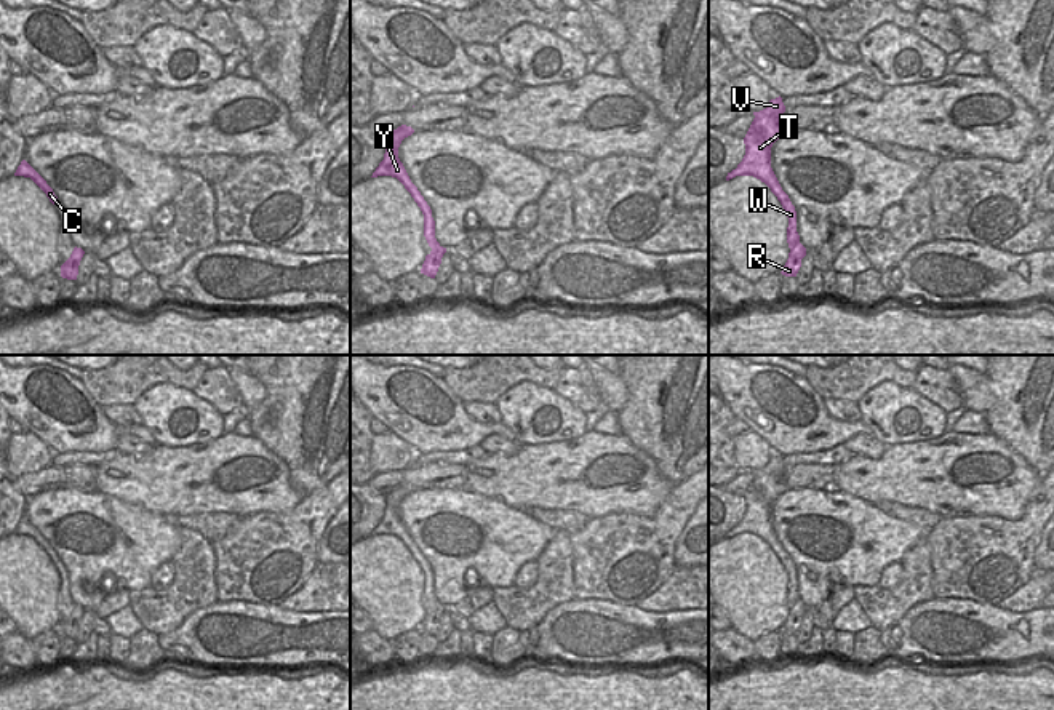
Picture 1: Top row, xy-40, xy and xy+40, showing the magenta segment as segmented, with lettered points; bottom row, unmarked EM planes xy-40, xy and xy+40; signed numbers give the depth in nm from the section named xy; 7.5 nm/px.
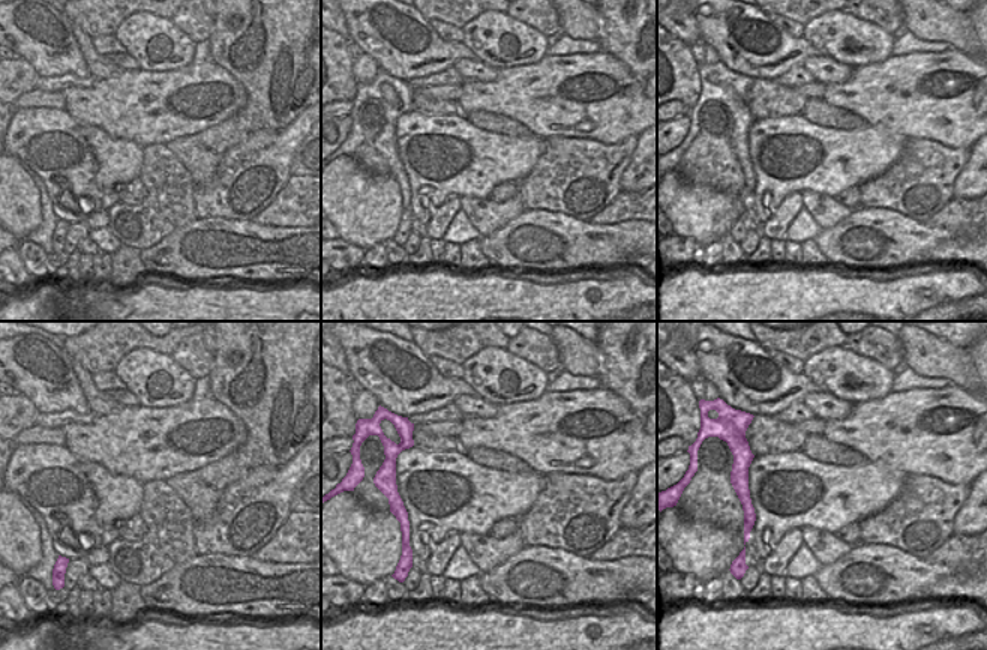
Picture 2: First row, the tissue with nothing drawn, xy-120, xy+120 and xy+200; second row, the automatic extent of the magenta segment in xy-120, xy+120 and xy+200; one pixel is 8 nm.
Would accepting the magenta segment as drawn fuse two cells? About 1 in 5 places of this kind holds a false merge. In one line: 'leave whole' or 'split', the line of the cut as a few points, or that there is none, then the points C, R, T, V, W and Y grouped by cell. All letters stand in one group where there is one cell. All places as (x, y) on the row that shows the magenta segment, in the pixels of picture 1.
split | xy+40 (798, 240), (790, 248) | C T V W Y / R

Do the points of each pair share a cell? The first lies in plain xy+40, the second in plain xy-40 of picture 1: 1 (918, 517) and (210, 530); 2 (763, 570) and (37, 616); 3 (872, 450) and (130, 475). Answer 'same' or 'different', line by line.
1: same
2: same
3: different

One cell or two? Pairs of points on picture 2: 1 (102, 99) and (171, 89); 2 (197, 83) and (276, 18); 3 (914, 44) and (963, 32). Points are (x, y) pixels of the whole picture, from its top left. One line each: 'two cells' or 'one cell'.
1: one cell
2: two cells
3: two cells

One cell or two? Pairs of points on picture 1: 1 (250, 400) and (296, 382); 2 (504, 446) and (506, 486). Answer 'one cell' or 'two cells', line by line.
1: two cells
2: two cells

